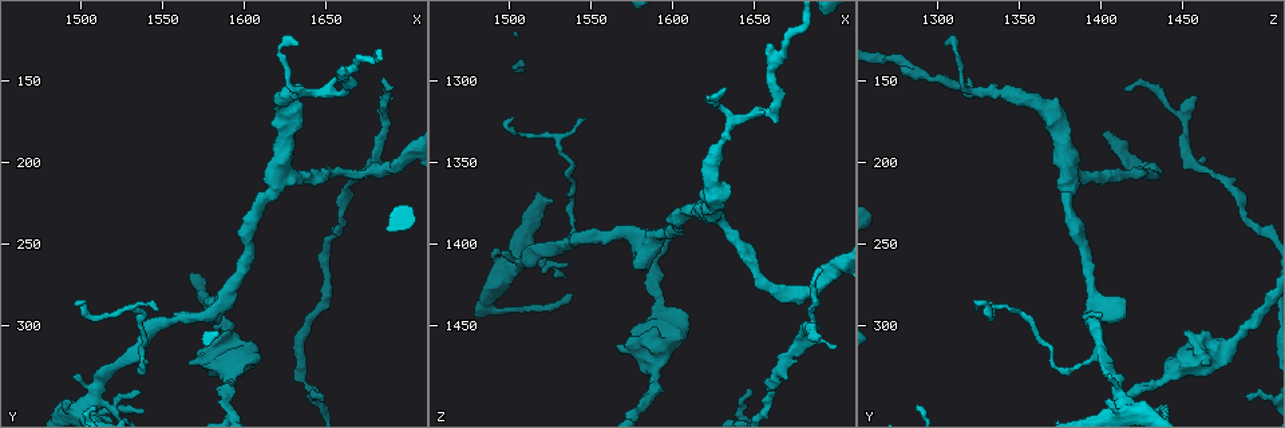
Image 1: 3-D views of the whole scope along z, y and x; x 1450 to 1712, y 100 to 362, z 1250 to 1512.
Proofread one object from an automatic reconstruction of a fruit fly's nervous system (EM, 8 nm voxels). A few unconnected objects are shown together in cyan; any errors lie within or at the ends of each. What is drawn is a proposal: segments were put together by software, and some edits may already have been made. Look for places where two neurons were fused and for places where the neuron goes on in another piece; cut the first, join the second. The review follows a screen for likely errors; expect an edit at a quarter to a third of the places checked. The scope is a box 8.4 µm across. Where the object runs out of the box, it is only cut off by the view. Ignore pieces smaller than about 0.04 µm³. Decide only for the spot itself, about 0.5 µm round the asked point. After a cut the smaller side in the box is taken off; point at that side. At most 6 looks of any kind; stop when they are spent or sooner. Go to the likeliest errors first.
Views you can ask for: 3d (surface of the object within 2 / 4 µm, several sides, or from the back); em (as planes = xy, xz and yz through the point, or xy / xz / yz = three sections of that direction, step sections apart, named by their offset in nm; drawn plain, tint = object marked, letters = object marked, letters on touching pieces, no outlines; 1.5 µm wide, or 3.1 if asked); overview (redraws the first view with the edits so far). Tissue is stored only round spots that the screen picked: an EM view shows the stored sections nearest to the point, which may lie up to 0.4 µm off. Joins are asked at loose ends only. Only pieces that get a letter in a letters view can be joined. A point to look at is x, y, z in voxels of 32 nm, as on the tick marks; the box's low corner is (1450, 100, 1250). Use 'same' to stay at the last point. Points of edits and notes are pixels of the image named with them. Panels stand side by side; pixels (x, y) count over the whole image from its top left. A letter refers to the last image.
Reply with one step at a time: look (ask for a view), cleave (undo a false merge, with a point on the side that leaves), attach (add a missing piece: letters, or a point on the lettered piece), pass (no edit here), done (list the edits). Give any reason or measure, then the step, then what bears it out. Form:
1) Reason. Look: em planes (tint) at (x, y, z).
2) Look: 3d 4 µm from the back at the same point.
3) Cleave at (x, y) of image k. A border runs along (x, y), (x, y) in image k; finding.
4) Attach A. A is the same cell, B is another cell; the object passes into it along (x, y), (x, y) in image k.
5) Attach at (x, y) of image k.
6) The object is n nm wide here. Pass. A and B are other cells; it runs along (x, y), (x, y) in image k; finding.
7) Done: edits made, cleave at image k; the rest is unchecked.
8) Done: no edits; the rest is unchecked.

Branch stops here. Look: em planes (letters) at (1692, 160, 1458).

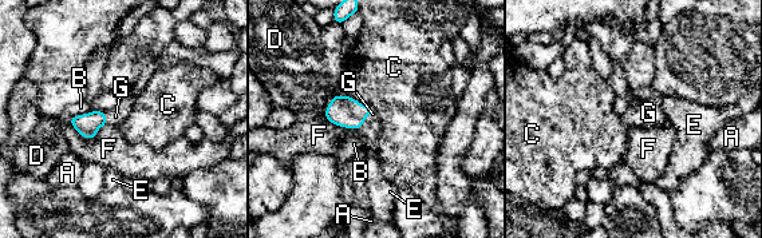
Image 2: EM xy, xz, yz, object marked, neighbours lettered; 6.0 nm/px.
Attach G. G is the same cell, A, B, C, D, E and F are other cells; the object passes into it along (86, 125), (105, 116), (115, 116) in image 2; the neuron continues.

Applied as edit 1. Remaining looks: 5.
Thin end. Look: em planes (letters) at (1646, 342, 1488).

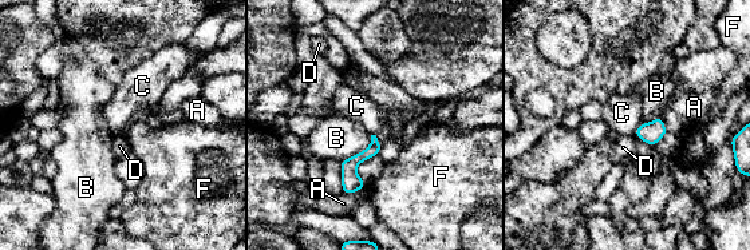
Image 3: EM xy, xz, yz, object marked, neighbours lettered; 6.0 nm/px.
Pass. A, B, C, D and F are other cells; it runs along (374, 141), (350, 167), (346, 190) in image 3; none of them fits.

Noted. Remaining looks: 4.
Sharp bend. Look: em planes (letters) at (1664, 154, 1314).

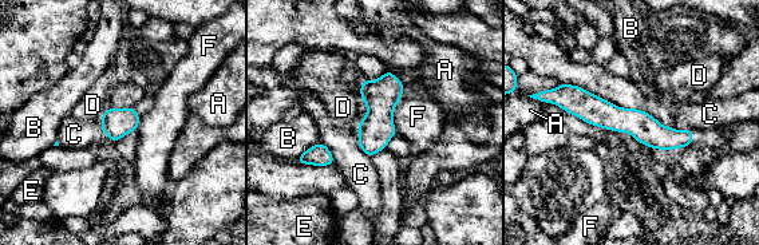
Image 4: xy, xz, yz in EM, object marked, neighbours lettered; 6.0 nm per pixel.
Pass. A, B, C, D, E and F are other cells; a border runs along (406, 85), (394, 110), (396, 133) in image 4; all the same neuron.

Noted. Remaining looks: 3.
Done: edits made, attach at image 2; the rest is unchecked.

